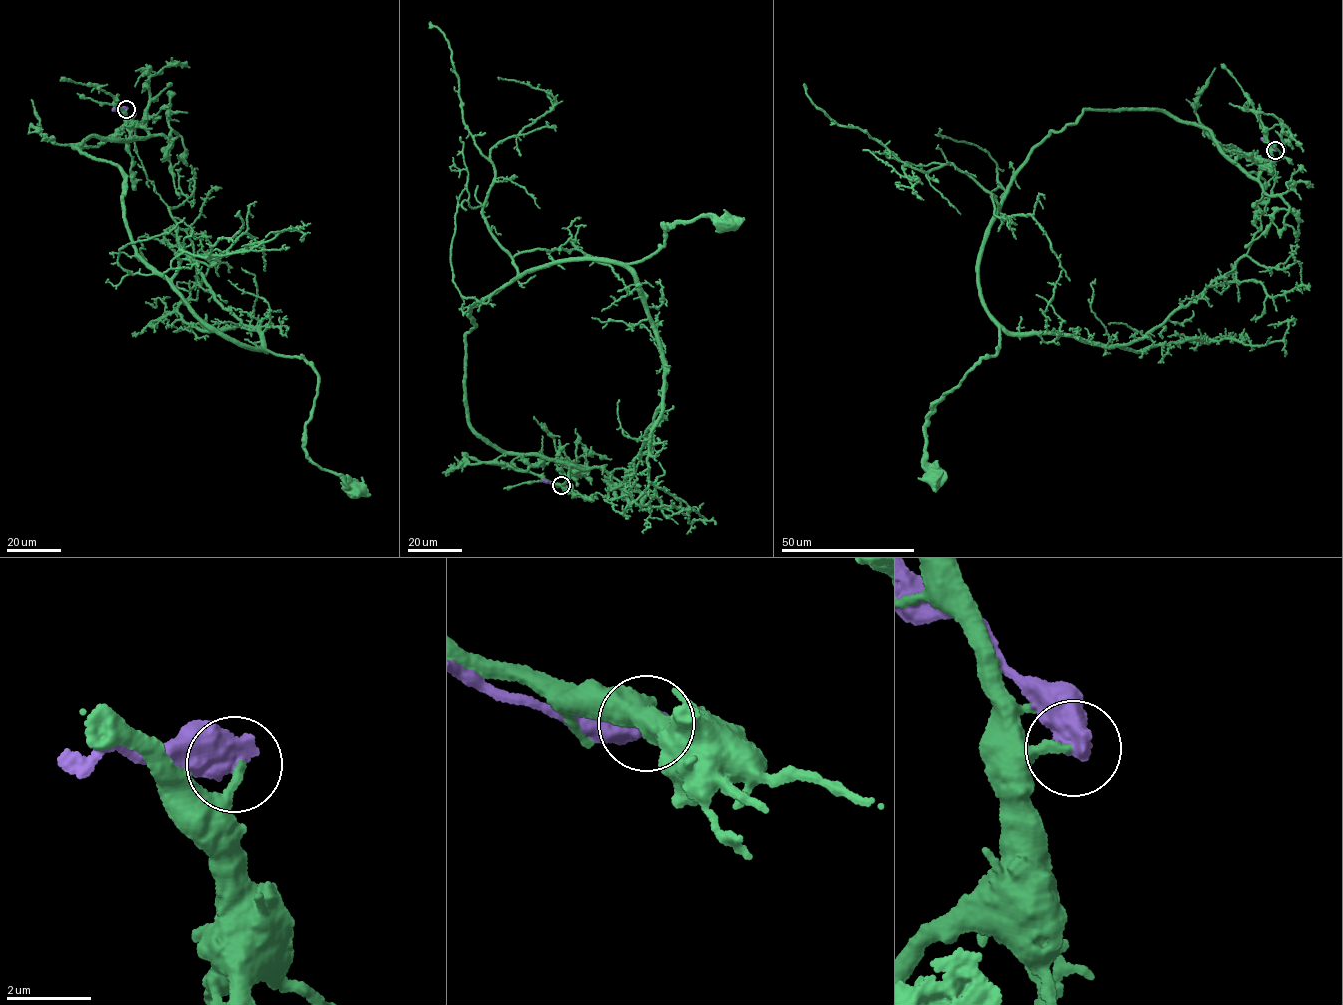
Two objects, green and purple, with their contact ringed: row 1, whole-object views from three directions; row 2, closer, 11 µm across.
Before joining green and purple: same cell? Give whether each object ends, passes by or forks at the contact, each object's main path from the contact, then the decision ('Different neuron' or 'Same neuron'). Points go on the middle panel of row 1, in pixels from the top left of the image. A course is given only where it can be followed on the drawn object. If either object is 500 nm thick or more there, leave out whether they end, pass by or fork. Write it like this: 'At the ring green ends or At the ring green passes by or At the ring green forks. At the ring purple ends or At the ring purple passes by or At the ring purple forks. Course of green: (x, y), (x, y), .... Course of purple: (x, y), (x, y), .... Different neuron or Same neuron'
Course of green: (561, 485), (565, 464), (504, 453), (469, 422), (471, 309), (550, 264), (633, 263), (669, 224), (728, 222). Course of purple: (561, 485), (542, 479). Different neuron

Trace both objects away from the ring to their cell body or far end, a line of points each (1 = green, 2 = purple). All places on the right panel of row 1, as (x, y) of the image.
1: (1274, 150), (1247, 173), (1153, 110), (1083, 111), (1037, 145), (979, 258), (1000, 346), (928, 419), (934, 478)
2: (1274, 150), (1260, 138)

